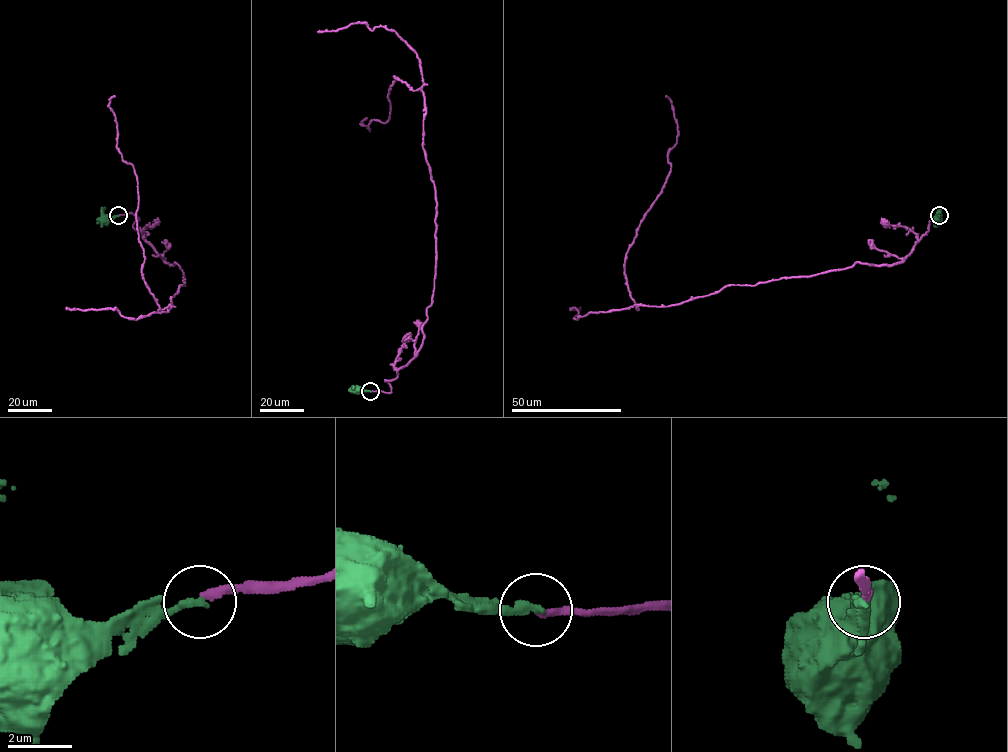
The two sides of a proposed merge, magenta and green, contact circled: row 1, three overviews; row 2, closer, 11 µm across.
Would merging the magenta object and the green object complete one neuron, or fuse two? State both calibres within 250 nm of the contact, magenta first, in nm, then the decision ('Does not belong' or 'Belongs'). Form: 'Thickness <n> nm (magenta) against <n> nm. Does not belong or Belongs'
Thickness 240 nm (magenta) against 260 nm. Belongs

